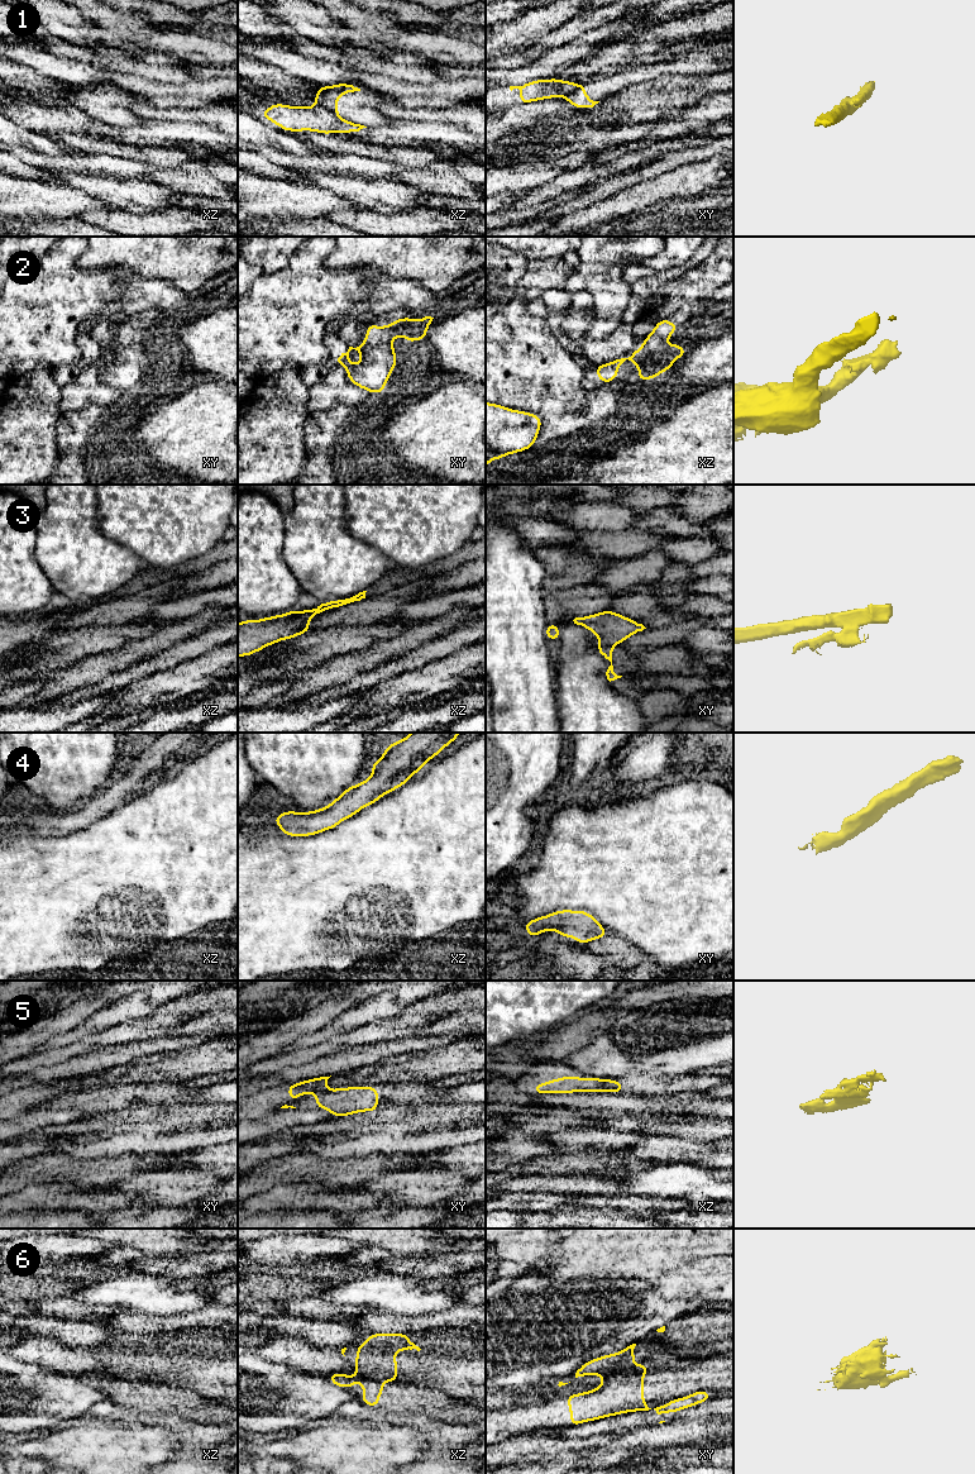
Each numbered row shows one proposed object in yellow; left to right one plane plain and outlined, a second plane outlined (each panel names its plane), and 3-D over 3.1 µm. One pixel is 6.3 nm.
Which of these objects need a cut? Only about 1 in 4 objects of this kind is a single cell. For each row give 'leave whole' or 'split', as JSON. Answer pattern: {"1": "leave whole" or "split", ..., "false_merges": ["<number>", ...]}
{"1": "split", "2": "leave whole", "3": "split", "4": "leave whole", "5": "split", "6": "split", "false_merges": ["1", "3", "5", "6"]}

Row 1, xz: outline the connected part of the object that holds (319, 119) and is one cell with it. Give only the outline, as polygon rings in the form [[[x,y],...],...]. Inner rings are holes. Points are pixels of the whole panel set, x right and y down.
[[[272,104],[268,109],[262,110],[262,118],[271,120],[277,127],[282,127],[283,132],[310,130],[321,134],[349,132],[353,134],[363,128],[367,128],[364,125],[341,119],[320,105],[307,108]]]

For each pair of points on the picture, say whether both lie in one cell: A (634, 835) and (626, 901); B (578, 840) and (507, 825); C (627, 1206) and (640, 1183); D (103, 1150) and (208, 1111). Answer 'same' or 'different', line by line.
A: same
B: different
C: different
D: different

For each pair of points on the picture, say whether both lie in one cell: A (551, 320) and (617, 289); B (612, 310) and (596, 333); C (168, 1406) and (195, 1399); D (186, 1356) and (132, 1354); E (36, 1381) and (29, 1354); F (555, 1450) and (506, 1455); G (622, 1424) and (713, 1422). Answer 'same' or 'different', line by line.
A: different
B: same
C: same
D: same
E: different
F: same
G: different

